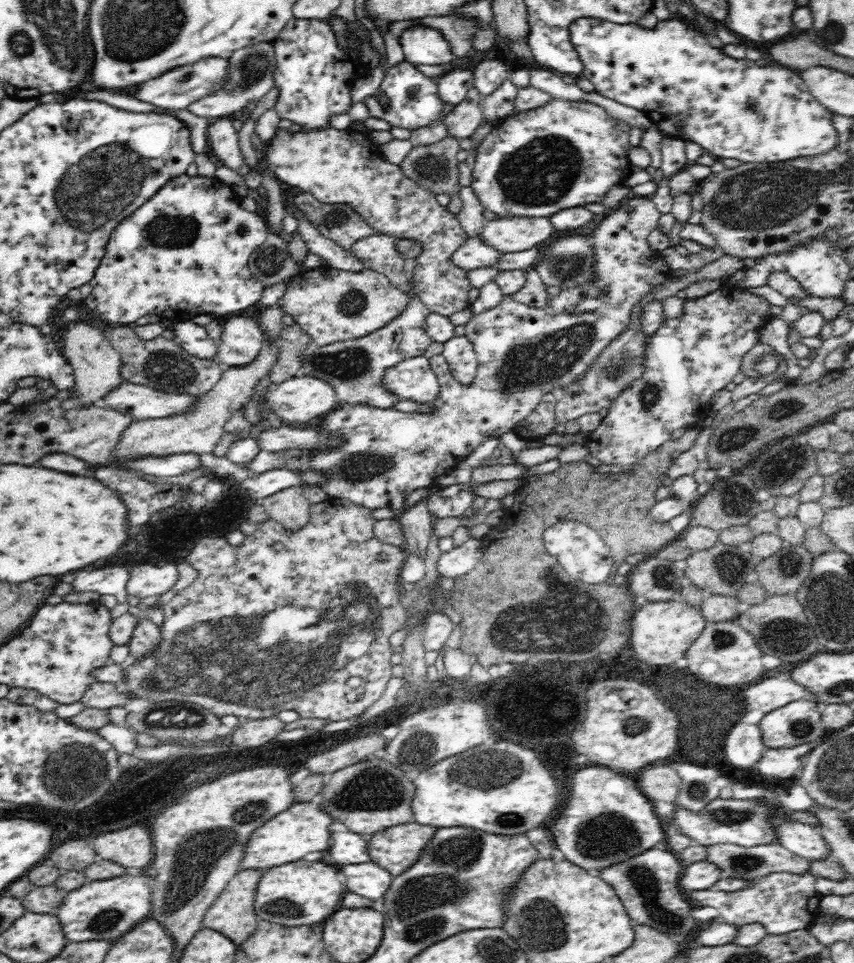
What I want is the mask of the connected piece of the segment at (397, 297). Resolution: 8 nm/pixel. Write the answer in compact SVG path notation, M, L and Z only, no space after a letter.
M323 265L293 276L278 303L286 314L293 316L312 344L324 346L359 339L384 328L406 310L409 299L407 293L396 288L378 271L364 267L352 272Z

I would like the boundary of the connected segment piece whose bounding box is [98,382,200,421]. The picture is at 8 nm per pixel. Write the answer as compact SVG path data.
M120 383L108 391L98 403L99 406L134 416L138 421L172 416L186 409L200 396L187 394L166 394L156 392L141 384Z

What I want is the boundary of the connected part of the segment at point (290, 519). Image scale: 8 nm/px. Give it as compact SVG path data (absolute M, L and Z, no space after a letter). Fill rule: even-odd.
M290 486L264 498L261 503L268 517L288 530L304 528L311 518L311 504L304 498L302 487Z

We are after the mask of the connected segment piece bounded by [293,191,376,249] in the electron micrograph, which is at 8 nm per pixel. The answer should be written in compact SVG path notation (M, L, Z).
M306 191L299 192L293 201L306 213L320 234L344 249L351 249L357 240L376 233L349 204L326 204Z

